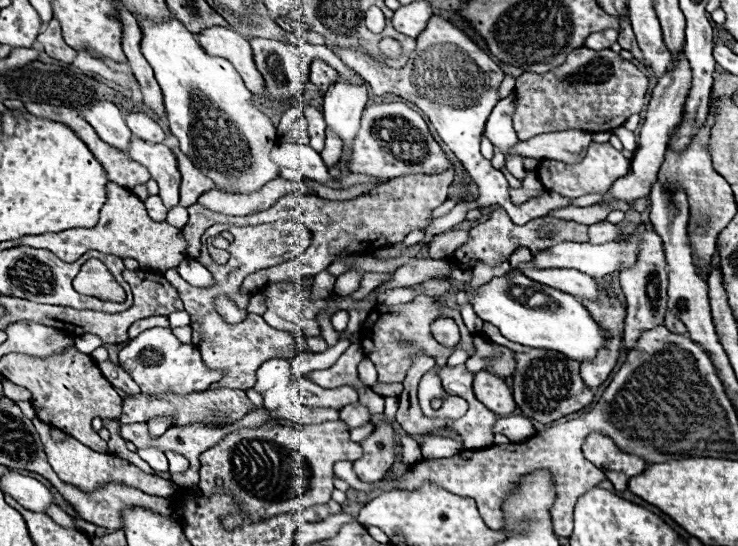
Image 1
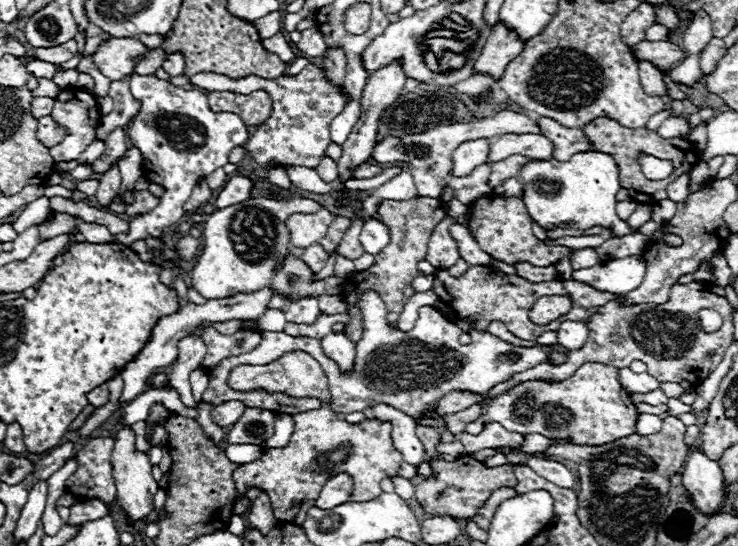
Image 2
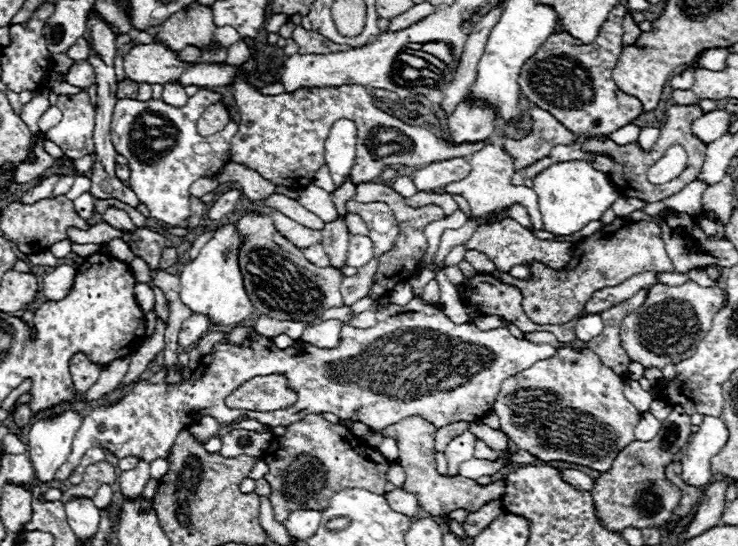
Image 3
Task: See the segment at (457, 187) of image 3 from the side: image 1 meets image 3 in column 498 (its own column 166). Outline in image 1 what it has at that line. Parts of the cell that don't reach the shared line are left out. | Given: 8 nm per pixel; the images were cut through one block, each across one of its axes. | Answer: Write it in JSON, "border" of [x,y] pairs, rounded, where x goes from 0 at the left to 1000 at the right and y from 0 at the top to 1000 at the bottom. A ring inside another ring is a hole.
{"border":[[[179,249],[173,282],[179,293],[190,297],[201,308],[206,326],[217,337],[217,363],[225,381],[233,381],[244,366],[244,315],[238,304],[238,286],[233,286],[230,271],[222,264],[206,264],[195,260],[184,249]]]}

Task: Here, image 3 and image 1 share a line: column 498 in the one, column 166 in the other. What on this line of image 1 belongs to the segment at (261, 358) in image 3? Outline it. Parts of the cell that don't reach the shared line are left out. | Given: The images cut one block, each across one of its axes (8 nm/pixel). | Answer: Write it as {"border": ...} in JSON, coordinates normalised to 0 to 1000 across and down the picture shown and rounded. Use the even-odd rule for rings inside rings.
{"border":[[[203,601],[176,623],[173,634],[163,641],[163,670],[182,692],[198,725],[220,722],[222,714],[236,714],[241,722],[279,714],[304,689],[301,681],[282,678],[271,656],[271,641],[263,630],[247,630],[230,601]]]}

